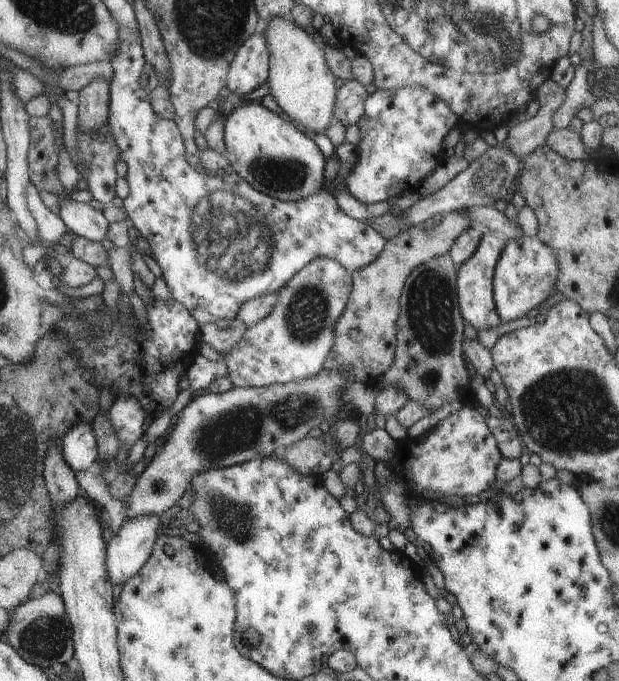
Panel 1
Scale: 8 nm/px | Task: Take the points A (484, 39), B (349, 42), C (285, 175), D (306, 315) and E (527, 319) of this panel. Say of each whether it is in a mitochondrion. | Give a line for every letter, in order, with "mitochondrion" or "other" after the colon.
A: mitochondrion
B: other
C: mitochondrion
D: mitochondrion
E: other

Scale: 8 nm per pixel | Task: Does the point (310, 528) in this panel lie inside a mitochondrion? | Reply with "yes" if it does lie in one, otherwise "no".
no

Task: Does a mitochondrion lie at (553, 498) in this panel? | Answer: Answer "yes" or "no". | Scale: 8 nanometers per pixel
no

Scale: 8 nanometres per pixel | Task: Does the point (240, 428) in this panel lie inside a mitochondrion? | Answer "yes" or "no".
yes

